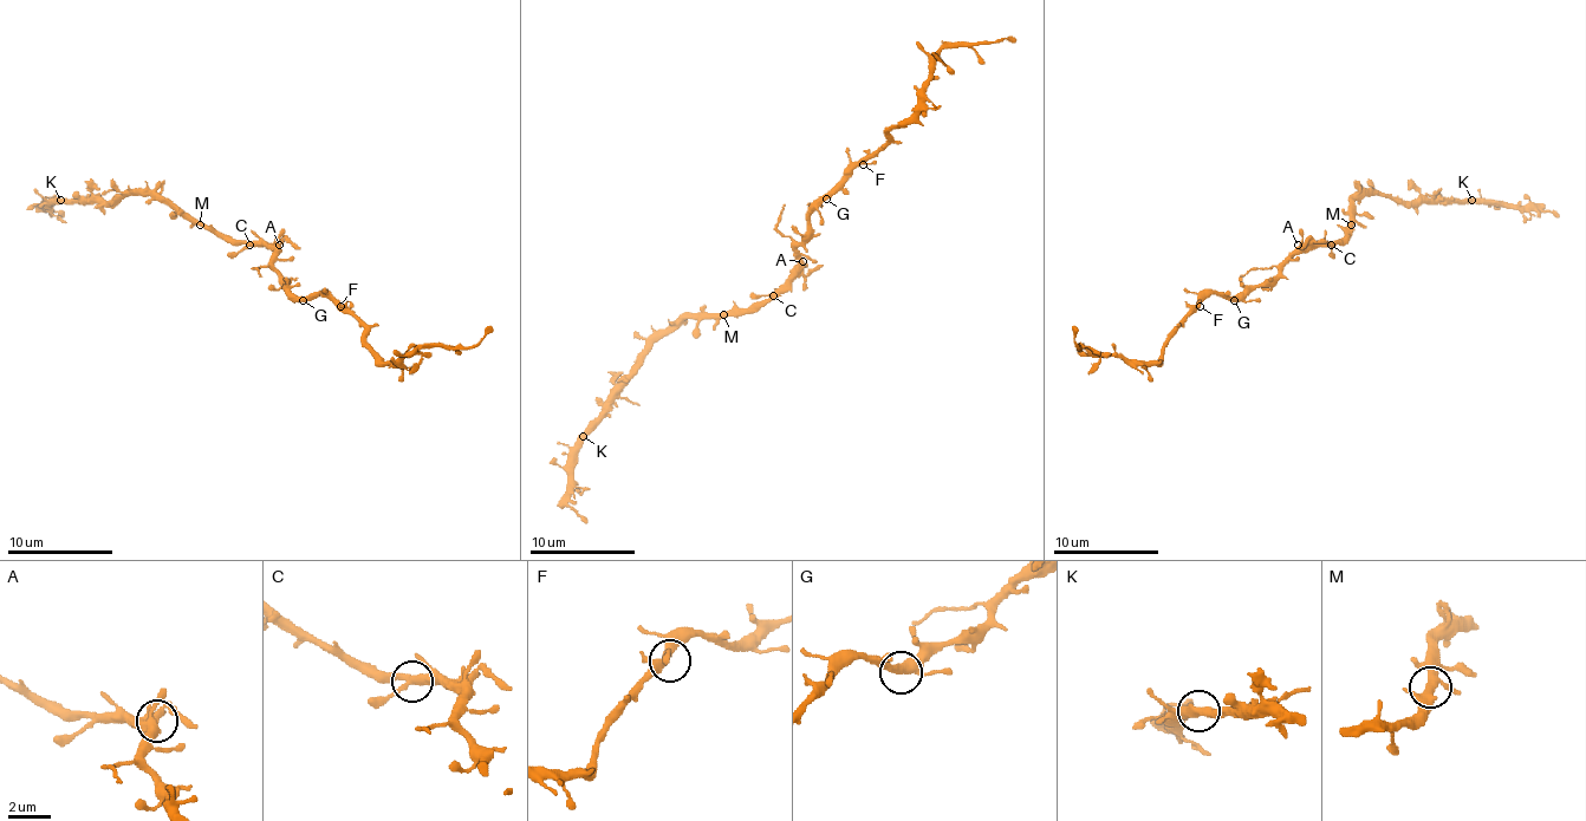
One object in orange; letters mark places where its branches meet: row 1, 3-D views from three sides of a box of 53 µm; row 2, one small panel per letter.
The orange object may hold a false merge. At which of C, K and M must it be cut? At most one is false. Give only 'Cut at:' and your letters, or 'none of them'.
Cut at: none of them

